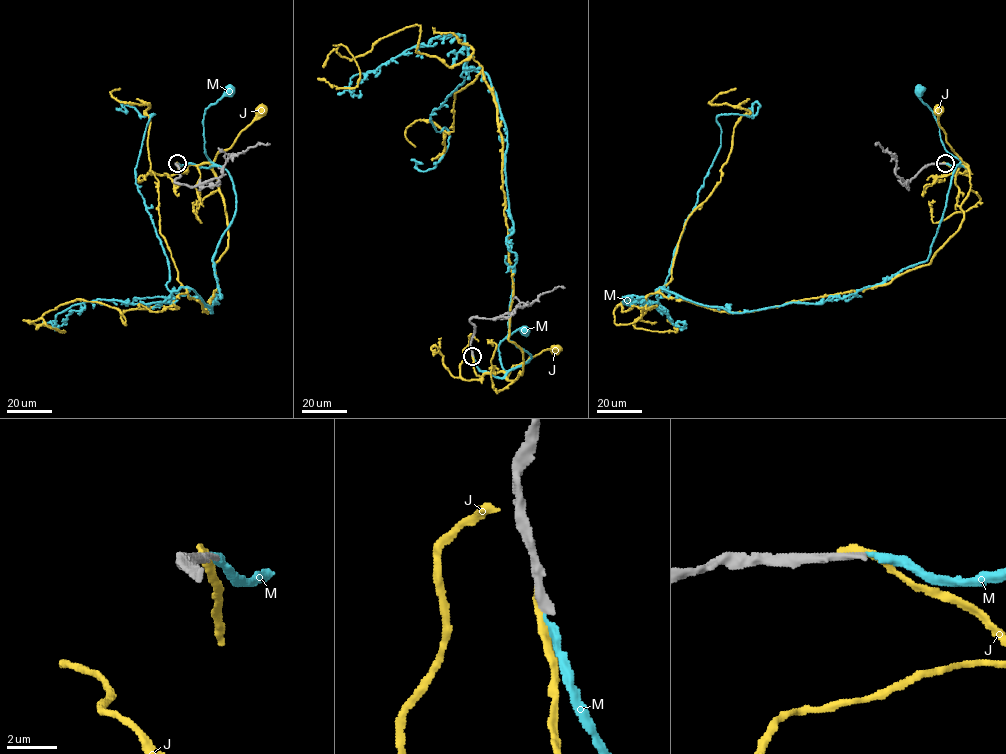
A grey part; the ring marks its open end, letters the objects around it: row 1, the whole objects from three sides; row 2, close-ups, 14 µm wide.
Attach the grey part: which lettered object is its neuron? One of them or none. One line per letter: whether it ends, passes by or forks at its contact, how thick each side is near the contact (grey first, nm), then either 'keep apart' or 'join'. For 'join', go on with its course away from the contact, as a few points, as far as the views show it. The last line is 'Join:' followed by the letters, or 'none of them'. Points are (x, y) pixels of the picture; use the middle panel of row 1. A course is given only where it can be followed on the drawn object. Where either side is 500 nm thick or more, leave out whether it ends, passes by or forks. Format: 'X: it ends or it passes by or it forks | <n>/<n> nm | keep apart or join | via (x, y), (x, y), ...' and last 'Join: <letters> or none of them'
J: it ends | 400/320 nm | keep apart
M: it ends | 340/240 nm | join | via (473, 356), (481, 371), (502, 378), (509, 370), (502, 368), (499, 343), (513, 331), (523, 327), (525, 330)
Join: M

